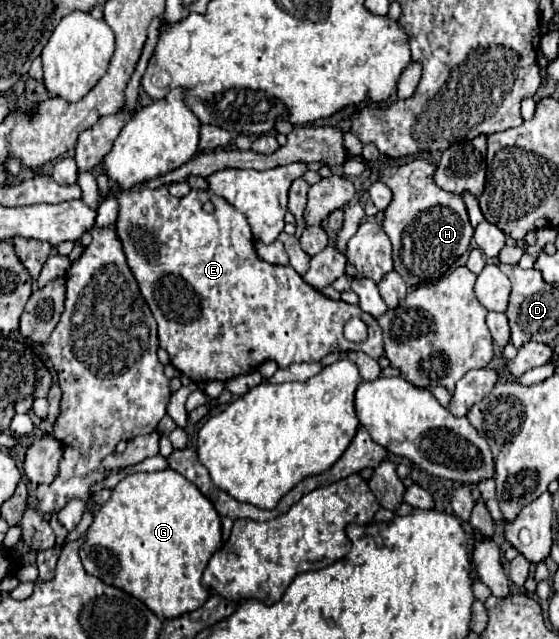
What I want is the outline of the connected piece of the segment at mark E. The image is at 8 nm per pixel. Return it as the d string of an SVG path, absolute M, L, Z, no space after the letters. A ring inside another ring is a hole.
M160 187L160 189L140 189L140 191L128 191L128 193L122 193L118 197L120 201L120 213L118 213L118 221L116 221L116 233L124 245L124 253L128 257L128 265L138 281L138 287L158 323L158 345L162 349L166 349L166 353L170 355L170 363L186 377L190 377L194 383L206 383L206 381L228 381L232 377L238 377L238 375L244 375L244 373L250 373L250 371L256 371L256 367L268 359L276 361L278 367L288 367L290 363L316 363L320 361L322 357L326 357L328 353L336 353L336 351L364 351L366 355L370 355L372 359L378 359L384 355L382 351L382 333L380 333L380 327L376 323L376 319L368 313L364 313L358 305L348 305L344 301L334 301L334 299L328 299L324 297L320 291L312 289L290 265L270 265L262 259L258 259L256 251L254 251L254 237L250 233L250 225L246 221L246 217L236 211L230 203L226 203L222 197L214 195L212 191L198 191L198 189L192 189L186 197L182 199L176 199L168 193L166 187ZM206 201L212 201L216 211L214 213L206 213L202 209L202 205ZM350 317L362 317L368 325L368 339L364 343L352 343L344 337L344 323L350 319Z

